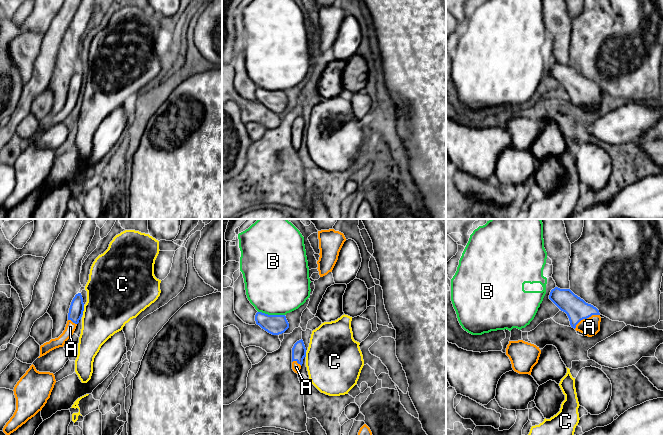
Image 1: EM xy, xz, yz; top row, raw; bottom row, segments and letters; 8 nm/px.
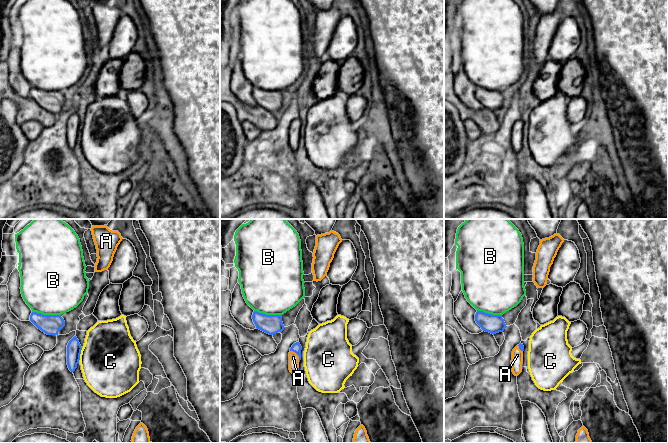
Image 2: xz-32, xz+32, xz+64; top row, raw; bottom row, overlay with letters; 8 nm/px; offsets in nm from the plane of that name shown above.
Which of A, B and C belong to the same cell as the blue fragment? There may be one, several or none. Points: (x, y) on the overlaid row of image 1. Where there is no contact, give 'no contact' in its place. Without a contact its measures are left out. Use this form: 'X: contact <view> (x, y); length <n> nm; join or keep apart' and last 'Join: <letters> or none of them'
A: contact yz (586, 318); length 240 nm; join
B: contact xz (271, 315); length 220 nm; keep apart
C: contact xy (83, 310); length 80 nm; keep apart
Join: A

